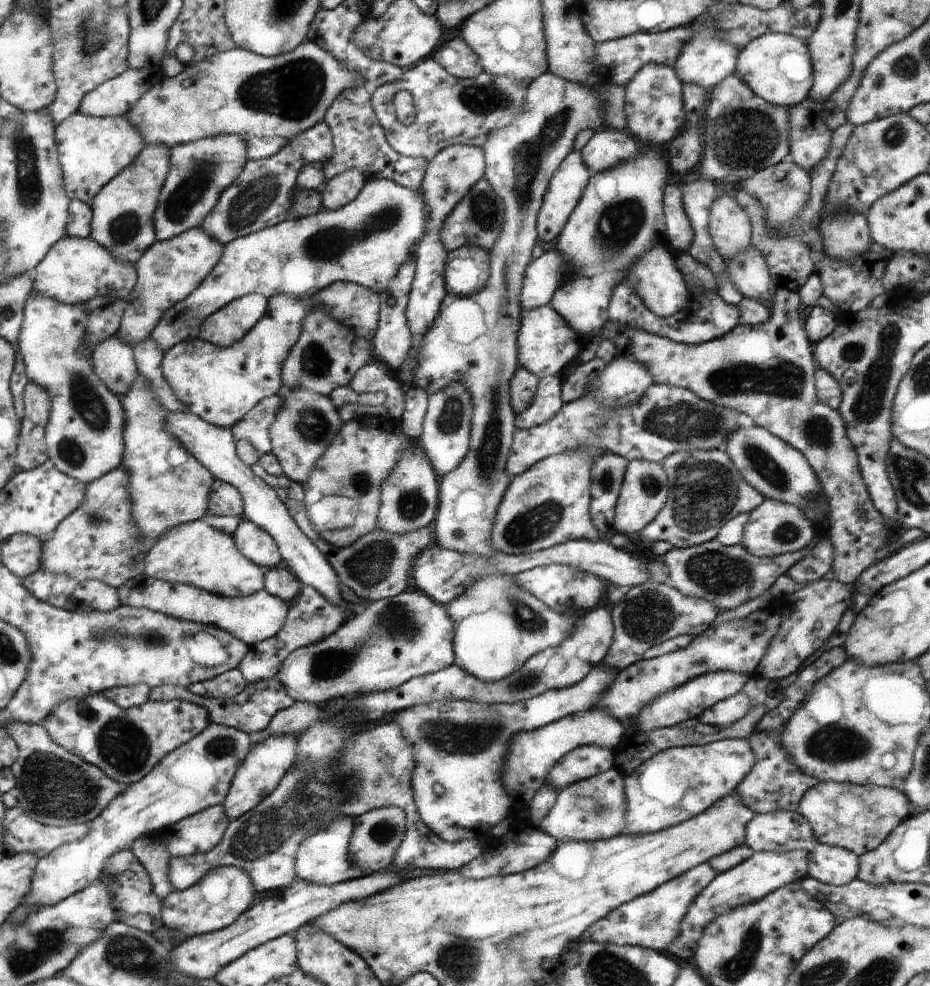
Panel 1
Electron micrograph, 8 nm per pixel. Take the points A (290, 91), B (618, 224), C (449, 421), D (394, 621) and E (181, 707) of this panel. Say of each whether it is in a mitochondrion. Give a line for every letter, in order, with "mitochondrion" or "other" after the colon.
A: mitochondrion
B: mitochondrion
C: mitochondrion
D: mitochondrion
E: other

